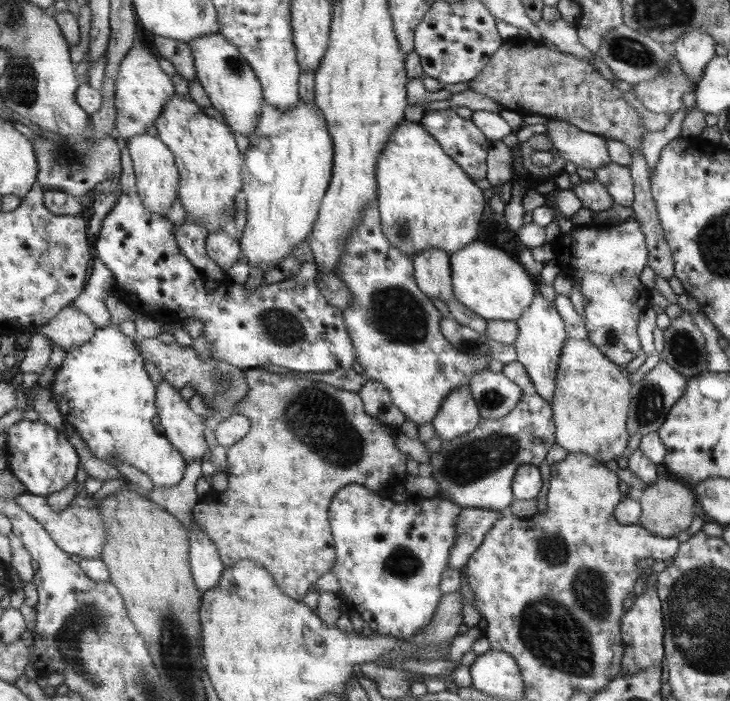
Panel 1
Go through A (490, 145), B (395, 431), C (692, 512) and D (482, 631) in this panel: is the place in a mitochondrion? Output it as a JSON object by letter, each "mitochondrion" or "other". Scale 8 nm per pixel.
{"A":"other","B":"other","C":"other","D":"other"}

